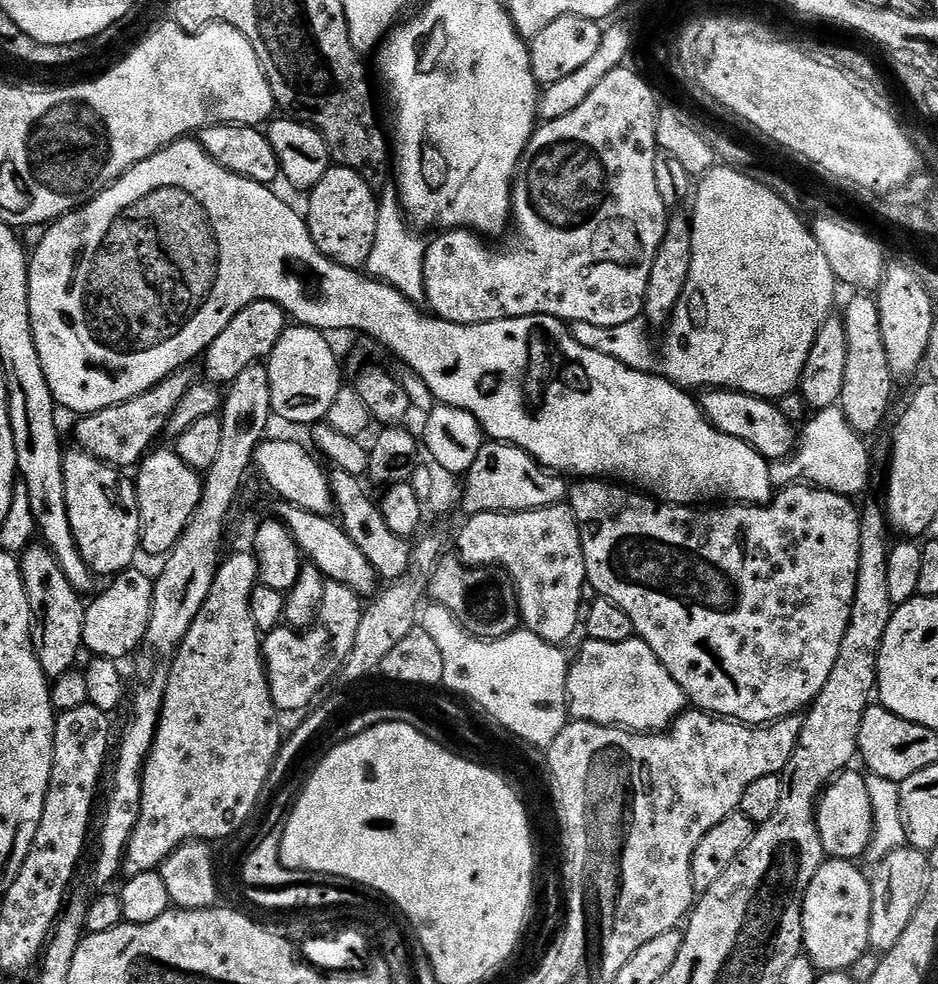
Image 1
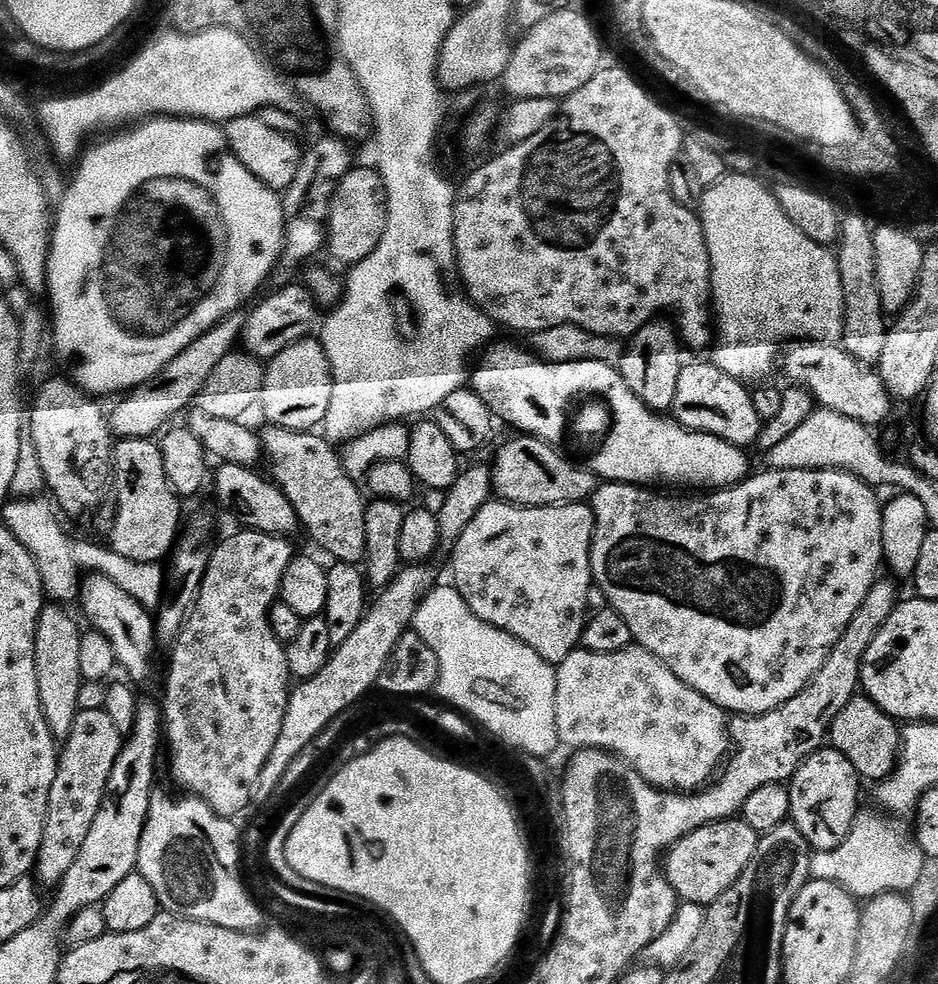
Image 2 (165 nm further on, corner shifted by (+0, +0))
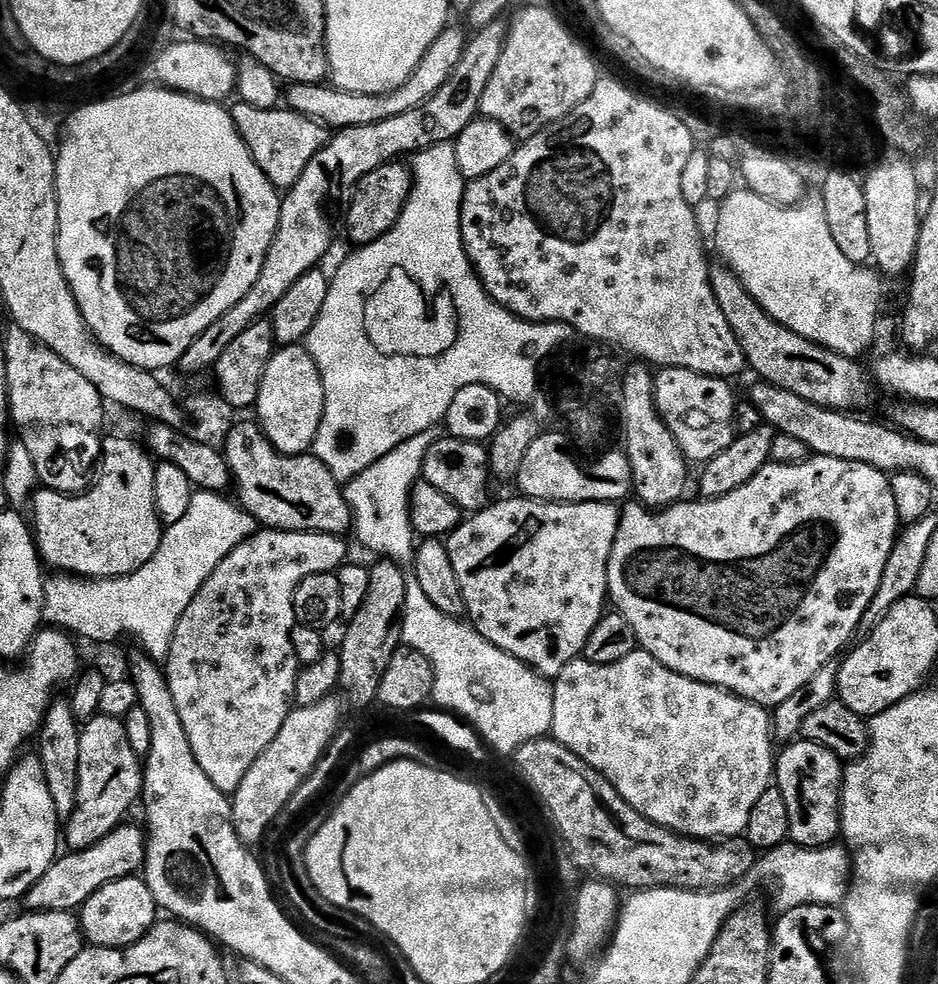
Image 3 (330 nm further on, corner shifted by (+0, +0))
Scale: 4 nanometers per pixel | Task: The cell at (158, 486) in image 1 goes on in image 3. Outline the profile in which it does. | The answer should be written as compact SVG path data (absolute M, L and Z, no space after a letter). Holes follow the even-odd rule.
M105 435L98 479L91 487L79 494L40 490L33 495L30 527L40 559L49 569L105 580L134 574L158 554L165 525L154 498L156 464L141 445L140 448L124 436Z

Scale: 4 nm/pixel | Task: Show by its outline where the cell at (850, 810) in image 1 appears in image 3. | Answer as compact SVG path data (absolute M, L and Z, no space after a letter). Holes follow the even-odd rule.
M803 738L789 743L784 753L776 756L776 767L774 769L774 784L779 788L782 798L786 798L786 810L790 810L790 830L788 831L791 843L801 844L803 848L826 848L840 836L840 787L844 784L845 765L826 746L815 744Z

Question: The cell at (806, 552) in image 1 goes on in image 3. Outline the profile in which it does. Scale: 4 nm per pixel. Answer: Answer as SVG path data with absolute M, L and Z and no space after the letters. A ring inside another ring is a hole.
M813 455L801 464L770 462L758 470L758 474L754 474L746 486L738 486L738 490L722 494L722 498L695 499L685 498L679 504L659 510L645 508L639 502L623 505L614 550L608 563L608 595L615 611L622 613L626 622L634 626L637 645L658 658L662 666L691 680L713 684L758 706L774 710L786 702L786 698L798 694L798 690L802 690L802 686L806 686L806 682L810 682L810 678L814 678L822 666L833 663L853 643L852 635L860 632L862 614L866 614L866 606L870 606L874 594L878 594L878 582L882 582L882 570L886 570L886 558L890 558L890 550L894 550L896 537L902 531L898 506L894 506L891 479L885 473L874 470L874 466L862 466L862 462L842 462L842 458Z

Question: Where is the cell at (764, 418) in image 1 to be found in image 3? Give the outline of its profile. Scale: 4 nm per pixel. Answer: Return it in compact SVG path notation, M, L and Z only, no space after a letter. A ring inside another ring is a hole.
M661 368L655 373L655 378L654 398L660 420L666 422L670 434L678 438L678 446L689 462L713 460L736 440L738 396L732 393L727 379L703 376L685 368Z

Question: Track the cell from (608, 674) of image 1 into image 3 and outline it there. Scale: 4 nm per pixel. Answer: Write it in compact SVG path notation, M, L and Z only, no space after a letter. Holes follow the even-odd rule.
M637 650L622 662L610 662L609 664L595 664L583 658L571 660L554 678L552 684L554 694L554 718L552 719L551 739L557 740L562 746L566 746L578 758L582 758L595 772L602 773L608 781L618 790L618 794L638 814L642 814L650 822L654 822L663 828L678 833L679 836L692 836L696 840L734 840L744 836L746 826L750 822L750 813L758 798L766 794L766 790L773 783L776 756L772 752L774 745L774 729L769 709L758 706L754 702L744 700L724 688L713 684L703 684L697 680L686 678L658 662L650 653Z

